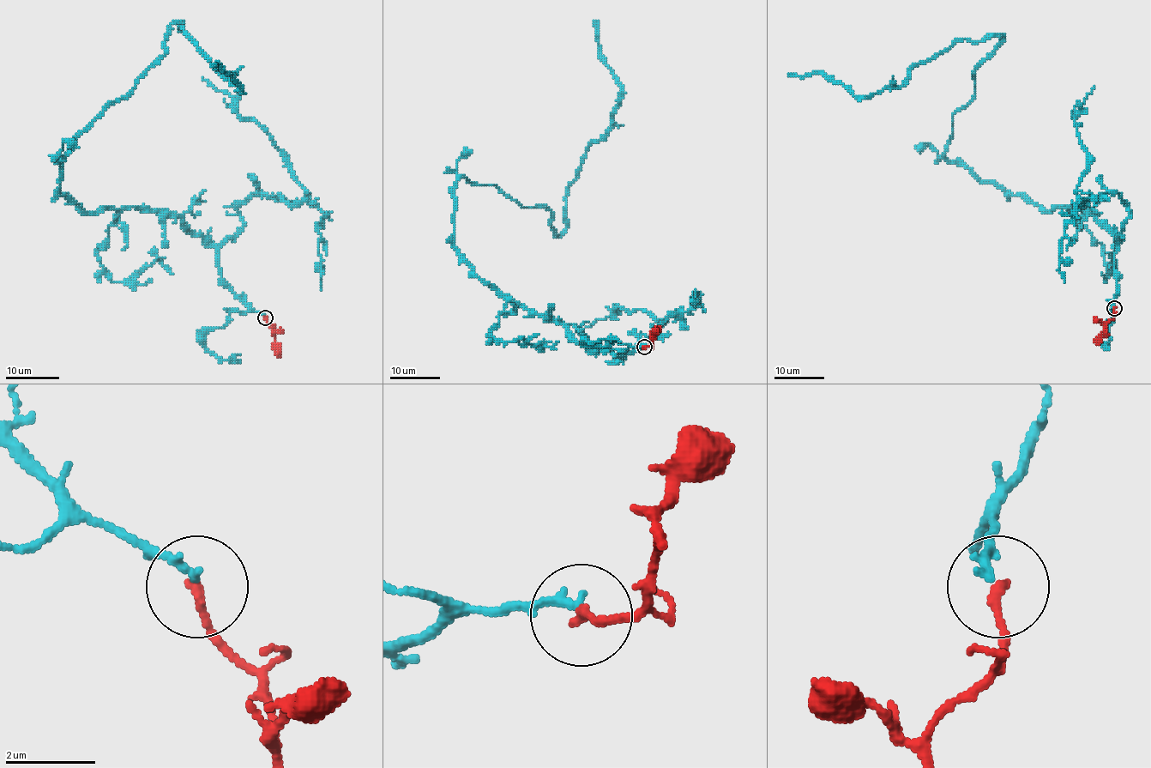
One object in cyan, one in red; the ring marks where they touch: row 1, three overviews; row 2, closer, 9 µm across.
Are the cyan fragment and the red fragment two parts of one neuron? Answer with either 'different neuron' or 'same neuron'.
same neuron

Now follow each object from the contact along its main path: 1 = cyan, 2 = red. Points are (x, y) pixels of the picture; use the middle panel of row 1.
1: (643, 346), (590, 351), (453, 244), (460, 177), (566, 227), (566, 188), (621, 85), (598, 20)
2: (643, 347), (651, 344), (659, 329)

